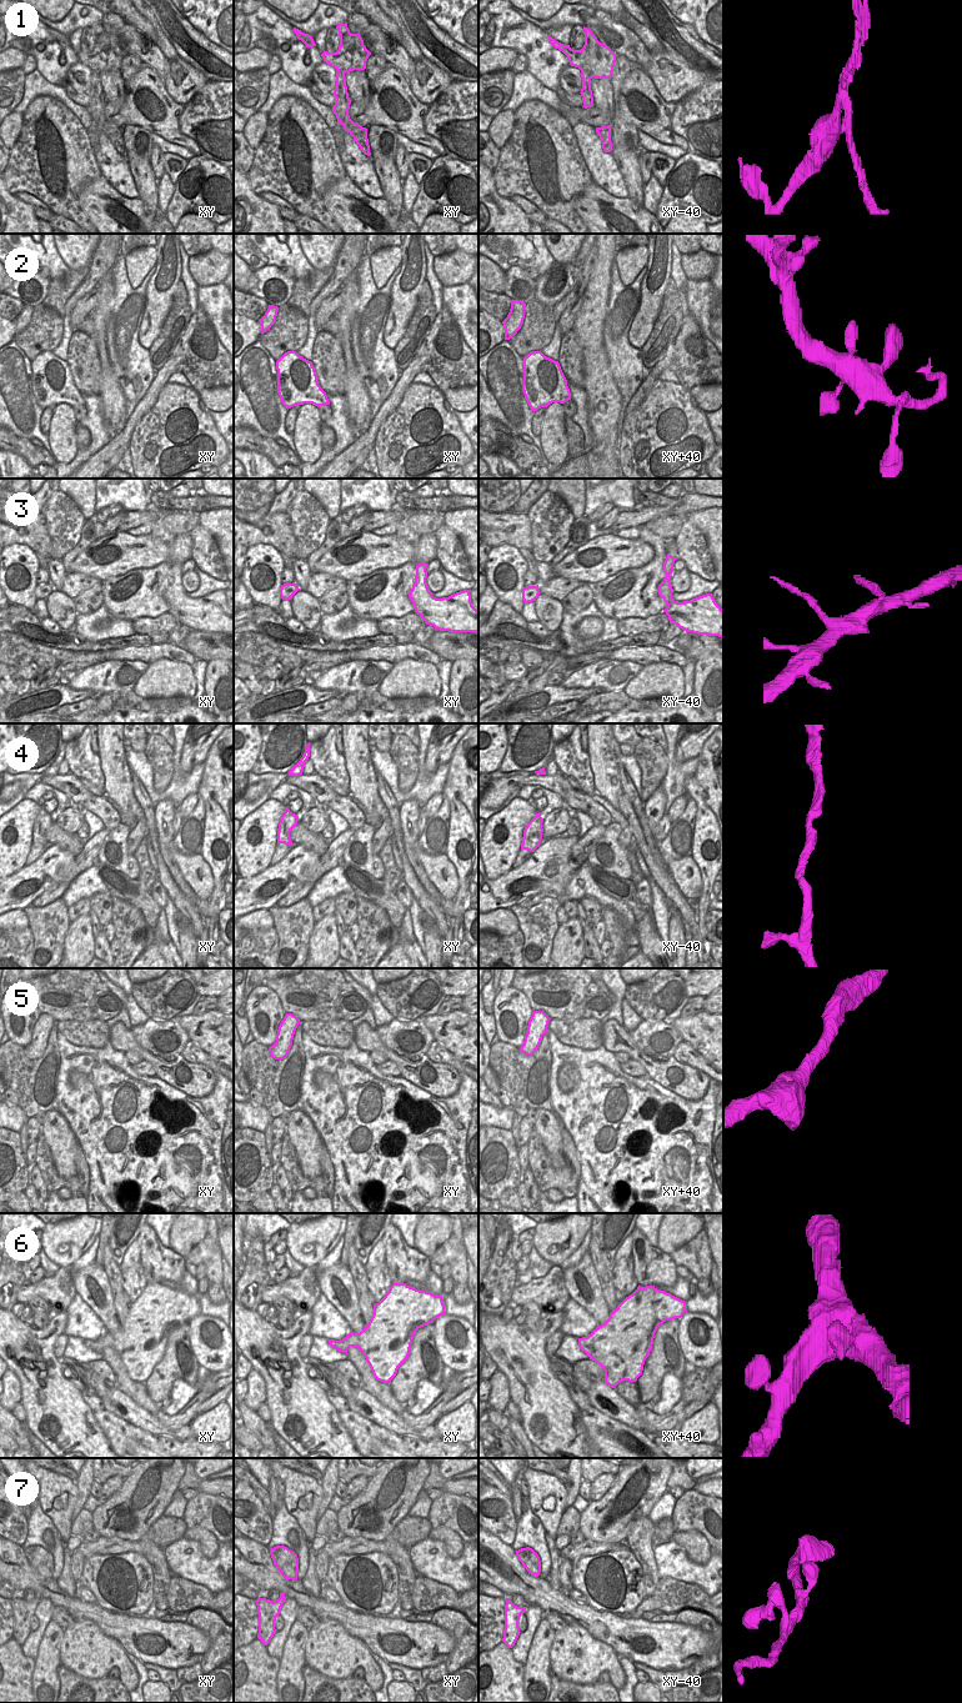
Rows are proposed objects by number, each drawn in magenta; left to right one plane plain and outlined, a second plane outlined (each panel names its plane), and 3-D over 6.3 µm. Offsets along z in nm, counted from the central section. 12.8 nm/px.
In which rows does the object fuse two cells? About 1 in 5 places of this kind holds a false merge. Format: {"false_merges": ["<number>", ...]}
{"false_merges": ["1"]}

